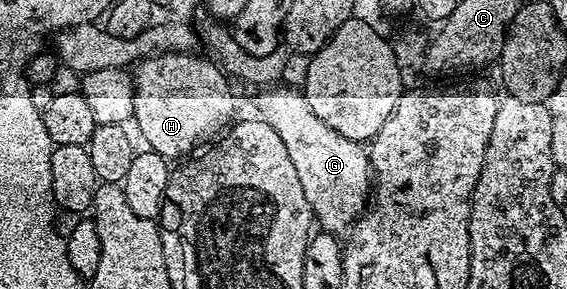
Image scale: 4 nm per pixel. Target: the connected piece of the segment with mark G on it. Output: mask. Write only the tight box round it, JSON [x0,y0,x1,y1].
[252,86,370,234]

